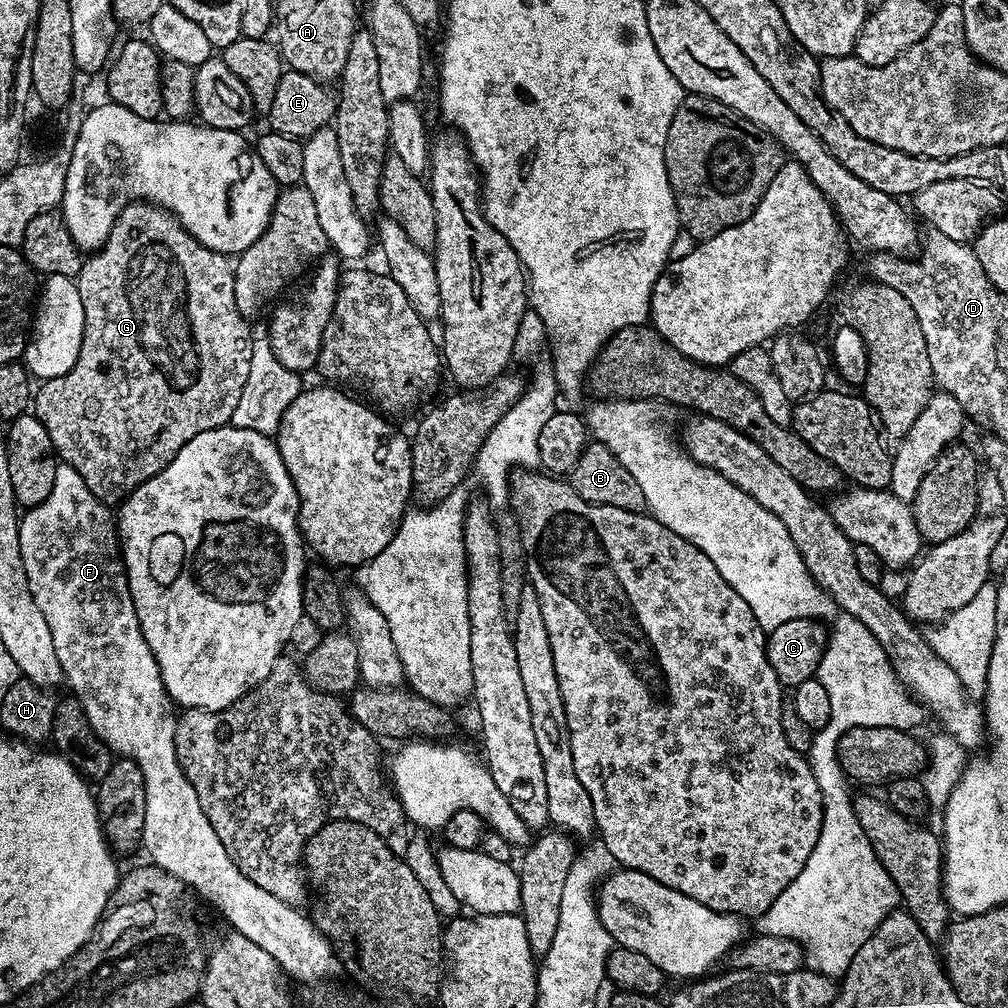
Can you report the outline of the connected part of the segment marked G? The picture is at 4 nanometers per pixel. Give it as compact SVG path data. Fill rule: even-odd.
M151 202L127 204L122 214L118 214L106 242L81 263L80 274L75 277L75 282L78 294L82 294L82 310L86 314L82 350L78 350L78 362L74 362L69 372L58 378L45 380L35 389L34 414L42 422L42 426L46 426L46 434L50 434L50 442L57 457L78 470L78 474L82 474L82 482L86 482L89 490L104 501L105 505L112 506L123 501L139 484L154 478L154 474L161 472L176 457L178 450L182 450L182 446L190 442L190 438L195 438L206 430L225 427L231 421L234 410L238 407L238 398L242 398L242 386L246 386L246 378L250 374L250 358L254 354L249 321L234 302L235 277L233 261L225 253L202 246L202 242L195 240L176 221L175 216Z

